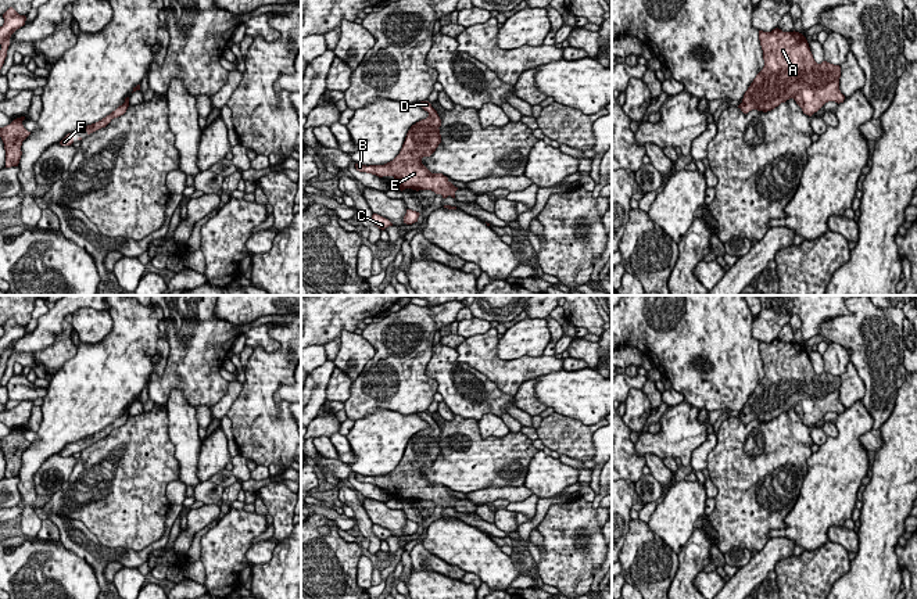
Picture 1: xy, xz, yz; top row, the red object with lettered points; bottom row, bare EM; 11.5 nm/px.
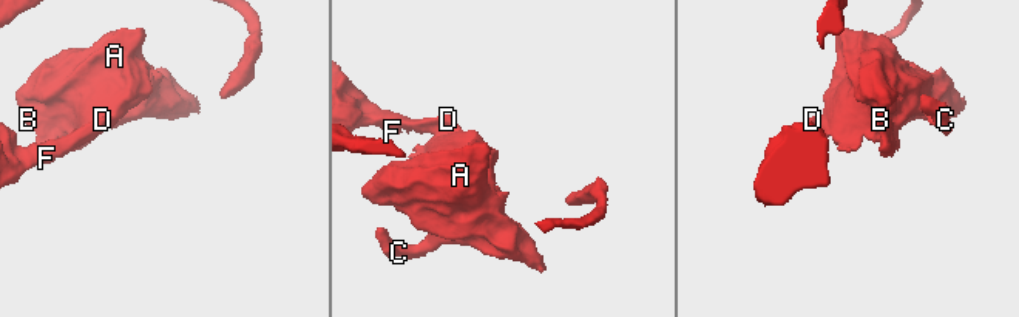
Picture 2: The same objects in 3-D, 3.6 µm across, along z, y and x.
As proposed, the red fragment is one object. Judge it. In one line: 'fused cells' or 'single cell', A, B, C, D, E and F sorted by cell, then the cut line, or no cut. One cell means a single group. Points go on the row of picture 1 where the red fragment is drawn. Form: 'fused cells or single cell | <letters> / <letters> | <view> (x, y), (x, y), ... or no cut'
single cell | A B C D E F | no cut

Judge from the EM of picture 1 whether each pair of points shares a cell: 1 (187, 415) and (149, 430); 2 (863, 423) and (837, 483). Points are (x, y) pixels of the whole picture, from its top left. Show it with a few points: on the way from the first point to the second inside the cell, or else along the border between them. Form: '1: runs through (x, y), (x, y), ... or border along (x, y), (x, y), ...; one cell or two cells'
1: border along (165, 411), (169, 440), (175, 454); two cells
2: runs through (848, 438), (842, 462), (838, 467); one cell

